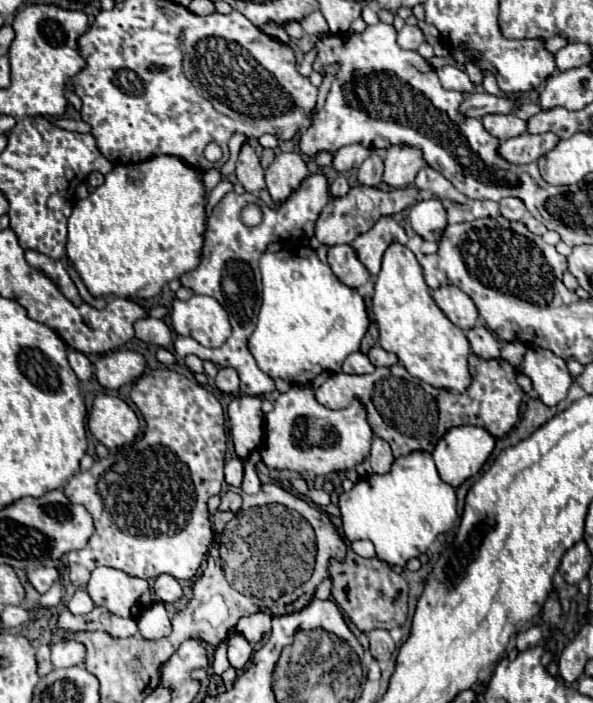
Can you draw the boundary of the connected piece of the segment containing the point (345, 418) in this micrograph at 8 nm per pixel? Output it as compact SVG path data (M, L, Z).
M291 385L287 393L277 397L275 409L265 415L265 447L261 457L269 469L329 475L363 463L369 457L371 439L373 429L367 423L367 409L363 409L361 401L355 399L353 405L333 411L317 403L311 385Z

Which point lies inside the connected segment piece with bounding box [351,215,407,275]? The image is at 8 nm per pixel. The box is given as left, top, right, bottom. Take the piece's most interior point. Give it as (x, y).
(370, 246)

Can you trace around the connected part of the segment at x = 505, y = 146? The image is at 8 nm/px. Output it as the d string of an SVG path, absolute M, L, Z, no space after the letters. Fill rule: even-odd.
M523 133L519 137L503 141L499 153L509 163L533 163L539 157L547 155L557 145L557 141L559 137L555 137L555 133L543 133L543 135Z

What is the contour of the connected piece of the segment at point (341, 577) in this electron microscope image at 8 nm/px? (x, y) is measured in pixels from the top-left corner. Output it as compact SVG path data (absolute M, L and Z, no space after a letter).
M353 549L347 551L343 561L331 561L329 577L333 581L331 597L337 607L353 621L353 625L369 633L373 629L401 627L407 619L407 581L395 573L385 561L377 557L363 559Z

